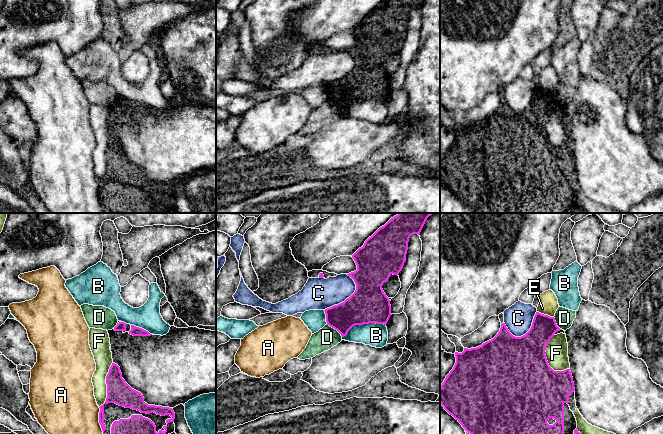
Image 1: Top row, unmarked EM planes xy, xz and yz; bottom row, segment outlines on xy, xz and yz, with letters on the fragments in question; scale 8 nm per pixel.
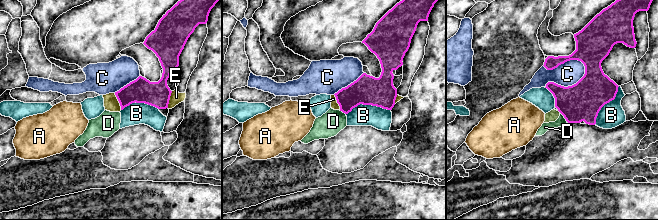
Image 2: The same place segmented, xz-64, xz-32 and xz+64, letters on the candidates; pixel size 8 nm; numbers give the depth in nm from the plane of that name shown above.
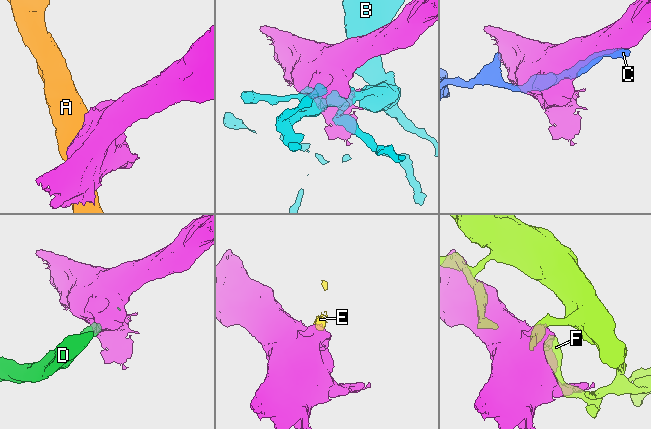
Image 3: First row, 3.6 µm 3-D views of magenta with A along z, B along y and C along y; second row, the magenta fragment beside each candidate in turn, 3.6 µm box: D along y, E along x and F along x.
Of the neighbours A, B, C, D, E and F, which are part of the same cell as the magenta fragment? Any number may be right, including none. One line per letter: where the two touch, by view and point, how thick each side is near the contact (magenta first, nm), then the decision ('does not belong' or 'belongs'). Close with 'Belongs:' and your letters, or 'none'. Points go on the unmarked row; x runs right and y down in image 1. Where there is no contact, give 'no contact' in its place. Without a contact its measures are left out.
A: meets magenta in xy at (99, 195); 160 nm thick on the magenta side, 480 nm on the other; does not belong
B: meets magenta in xz at (363, 99); 300 nm thick on the magenta side, 190 nm on the other; does not belong
C: meets magenta in xz at (347, 74); 300 nm thick on the magenta side, 260 nm on the other; does not belong
D: meets magenta in xz at (334, 104); 240 nm thick on the magenta side, 170 nm on the other; does not belong
E: meets magenta in yz at (545, 91); 200 nm thick on the magenta side, 160 nm on the other; does not belong
F: meets magenta in xy at (107, 161); 190 nm thick on the magenta side, 140 nm on the other; does not belong
Belongs: none

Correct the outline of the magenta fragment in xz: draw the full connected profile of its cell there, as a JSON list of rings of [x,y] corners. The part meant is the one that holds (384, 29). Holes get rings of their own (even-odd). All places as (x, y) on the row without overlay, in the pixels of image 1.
[[[385,0],[380,3],[353,31],[357,46],[347,50],[355,60],[355,68],[344,78],[325,85],[327,101],[337,106],[342,113],[355,101],[369,99],[386,101],[391,90],[390,76],[382,61],[391,50],[398,51],[406,37],[409,14],[420,10],[424,0]]]

